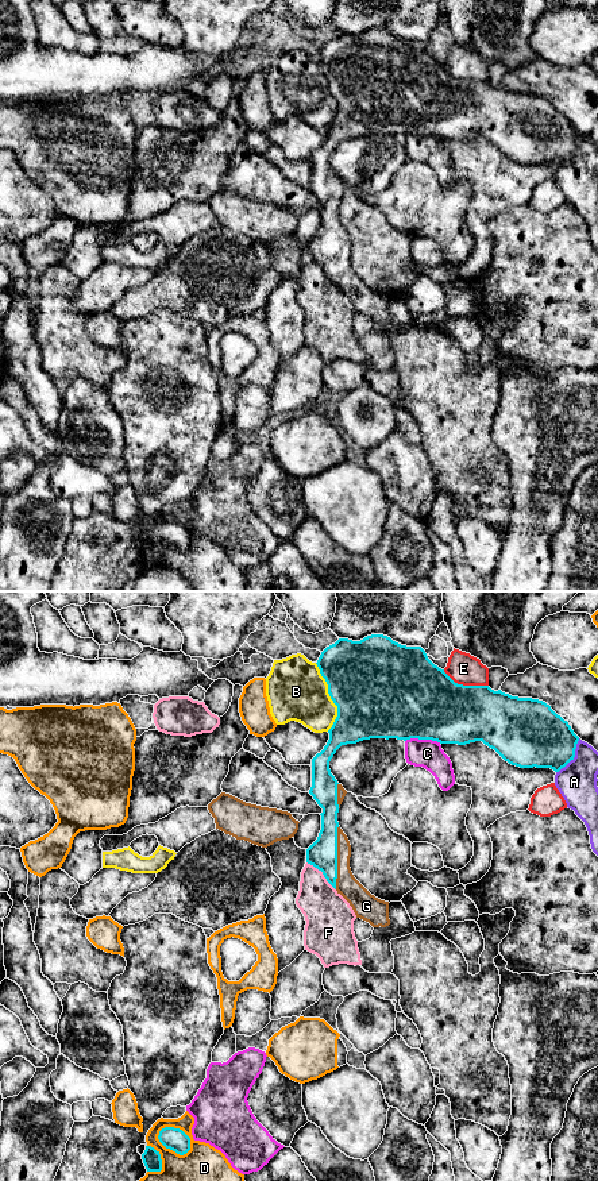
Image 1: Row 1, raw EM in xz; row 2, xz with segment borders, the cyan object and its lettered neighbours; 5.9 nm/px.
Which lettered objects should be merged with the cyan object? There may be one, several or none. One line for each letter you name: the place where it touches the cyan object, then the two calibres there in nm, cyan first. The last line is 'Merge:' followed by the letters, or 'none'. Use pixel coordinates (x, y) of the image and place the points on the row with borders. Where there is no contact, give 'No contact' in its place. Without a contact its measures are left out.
G: Touches cyan at xz (336, 857). Thickness 180 nm (cyan) against 140 nm
Merge: G

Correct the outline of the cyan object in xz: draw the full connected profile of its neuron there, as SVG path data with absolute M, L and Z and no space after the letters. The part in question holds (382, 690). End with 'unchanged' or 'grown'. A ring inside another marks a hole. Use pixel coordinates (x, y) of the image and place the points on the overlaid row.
M371 634L360 641L339 638L321 652L316 664L337 706L337 717L328 730L327 745L312 759L309 794L323 813L319 837L306 849L306 862L321 871L327 881L350 903L356 918L373 927L390 925L389 902L371 895L350 868L351 845L337 822L347 791L329 769L329 761L342 745L370 738L418 738L458 745L482 741L512 765L551 768L555 772L575 757L579 737L549 705L494 691L489 686L458 684L428 659L421 647L401 645L383 634Z; grown

